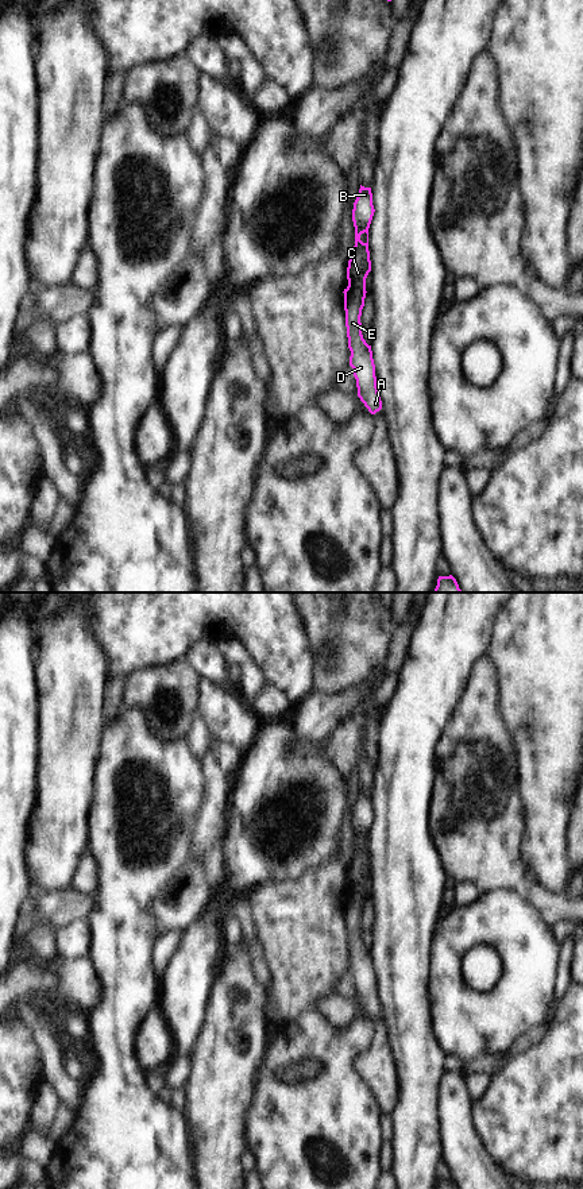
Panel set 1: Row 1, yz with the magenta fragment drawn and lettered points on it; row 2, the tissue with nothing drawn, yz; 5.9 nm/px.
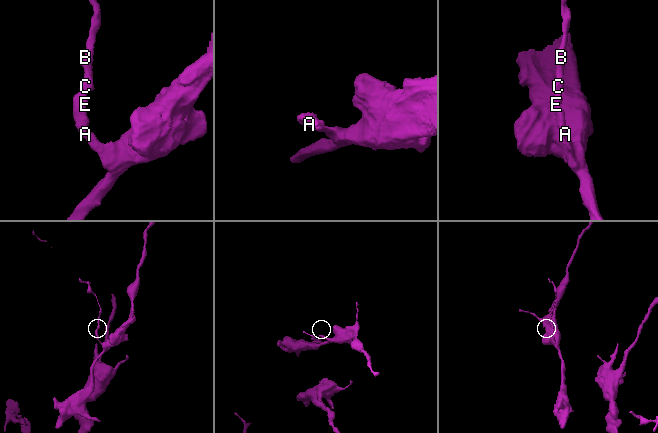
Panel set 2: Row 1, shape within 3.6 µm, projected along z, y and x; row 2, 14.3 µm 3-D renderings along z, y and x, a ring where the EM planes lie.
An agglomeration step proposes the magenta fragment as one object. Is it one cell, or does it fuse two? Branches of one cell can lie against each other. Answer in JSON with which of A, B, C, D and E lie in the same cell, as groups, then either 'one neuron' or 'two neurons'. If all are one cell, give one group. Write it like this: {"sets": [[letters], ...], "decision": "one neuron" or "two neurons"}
{"sets": [["A", "D", "E"], ["B", "C"]], "decision": "two neurons"}

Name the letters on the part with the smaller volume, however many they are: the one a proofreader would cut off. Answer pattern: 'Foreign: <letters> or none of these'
Foreign: B, C

